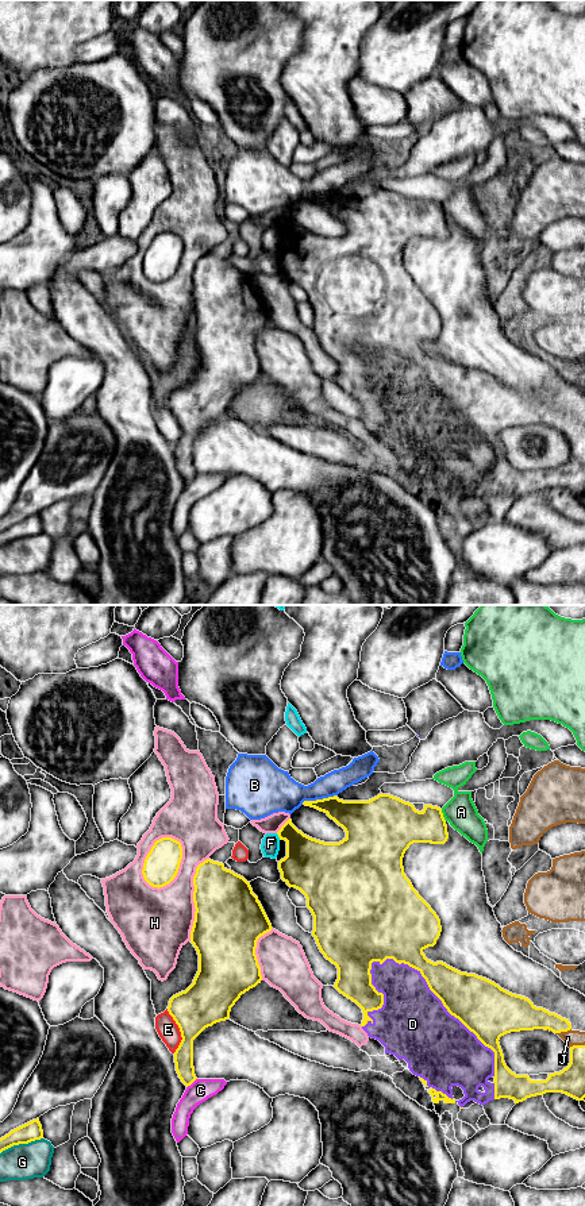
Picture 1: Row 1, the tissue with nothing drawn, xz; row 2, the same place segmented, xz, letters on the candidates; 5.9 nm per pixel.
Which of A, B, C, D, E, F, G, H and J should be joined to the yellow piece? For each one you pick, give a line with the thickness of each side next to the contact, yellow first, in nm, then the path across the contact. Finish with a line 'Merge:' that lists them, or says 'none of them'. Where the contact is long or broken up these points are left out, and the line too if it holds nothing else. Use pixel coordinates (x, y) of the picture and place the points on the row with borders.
D: calibres 320 and 420 nm
Merge: D

